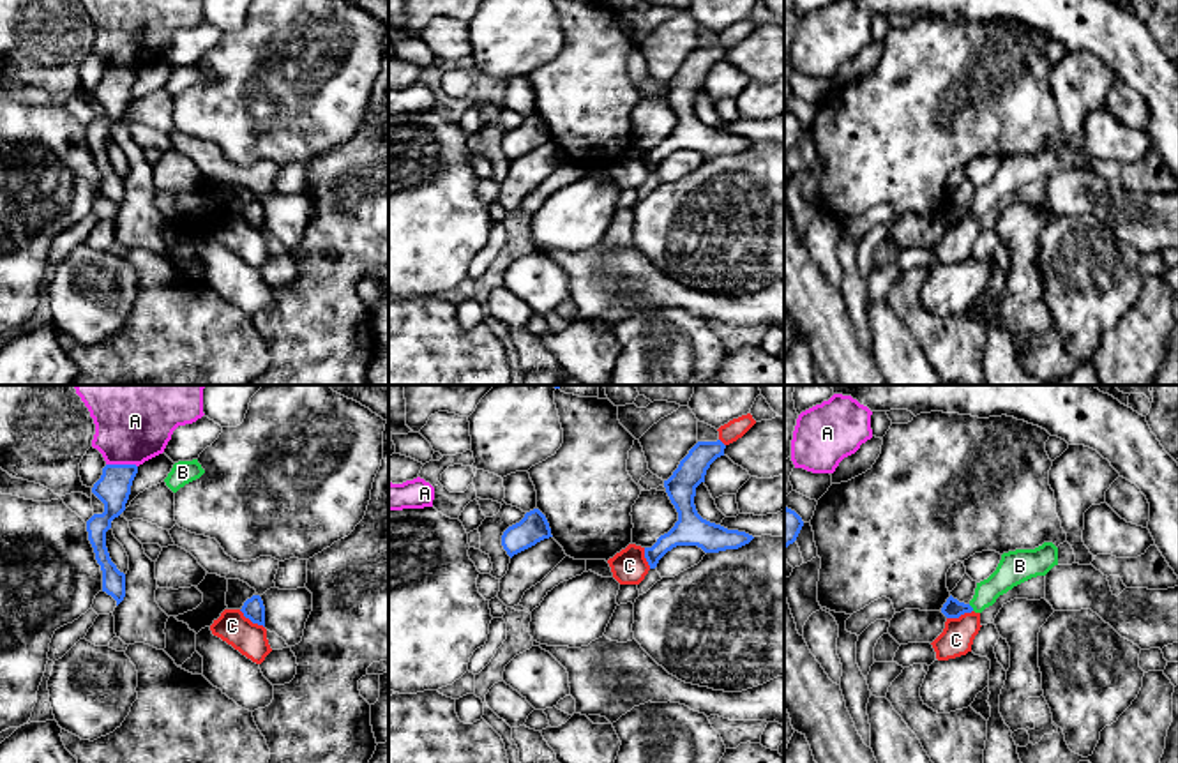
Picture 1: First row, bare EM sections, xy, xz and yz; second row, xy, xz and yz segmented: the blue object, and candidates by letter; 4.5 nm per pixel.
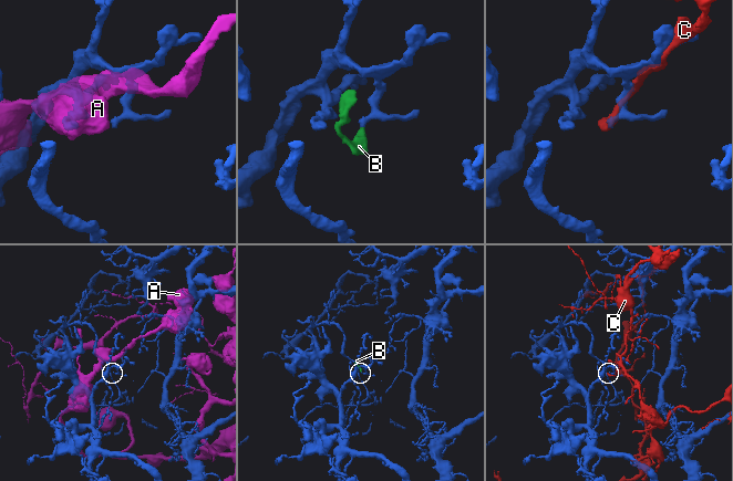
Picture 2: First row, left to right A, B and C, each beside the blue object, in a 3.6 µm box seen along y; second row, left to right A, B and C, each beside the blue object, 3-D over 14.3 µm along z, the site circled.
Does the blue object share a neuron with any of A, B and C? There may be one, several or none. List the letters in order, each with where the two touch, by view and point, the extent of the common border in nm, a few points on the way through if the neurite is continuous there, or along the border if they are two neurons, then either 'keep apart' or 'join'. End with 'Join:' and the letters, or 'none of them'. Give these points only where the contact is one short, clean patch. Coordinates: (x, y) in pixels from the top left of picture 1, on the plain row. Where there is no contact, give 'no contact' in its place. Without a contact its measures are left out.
A: xy (122, 69) | 140 nm | keep apart
B: yz (972, 212) | 40 nm | across yz (952, 212), (972, 212), (1011, 175) | join
C: xy (251, 225) | 150 nm | keep apart
Join: B

